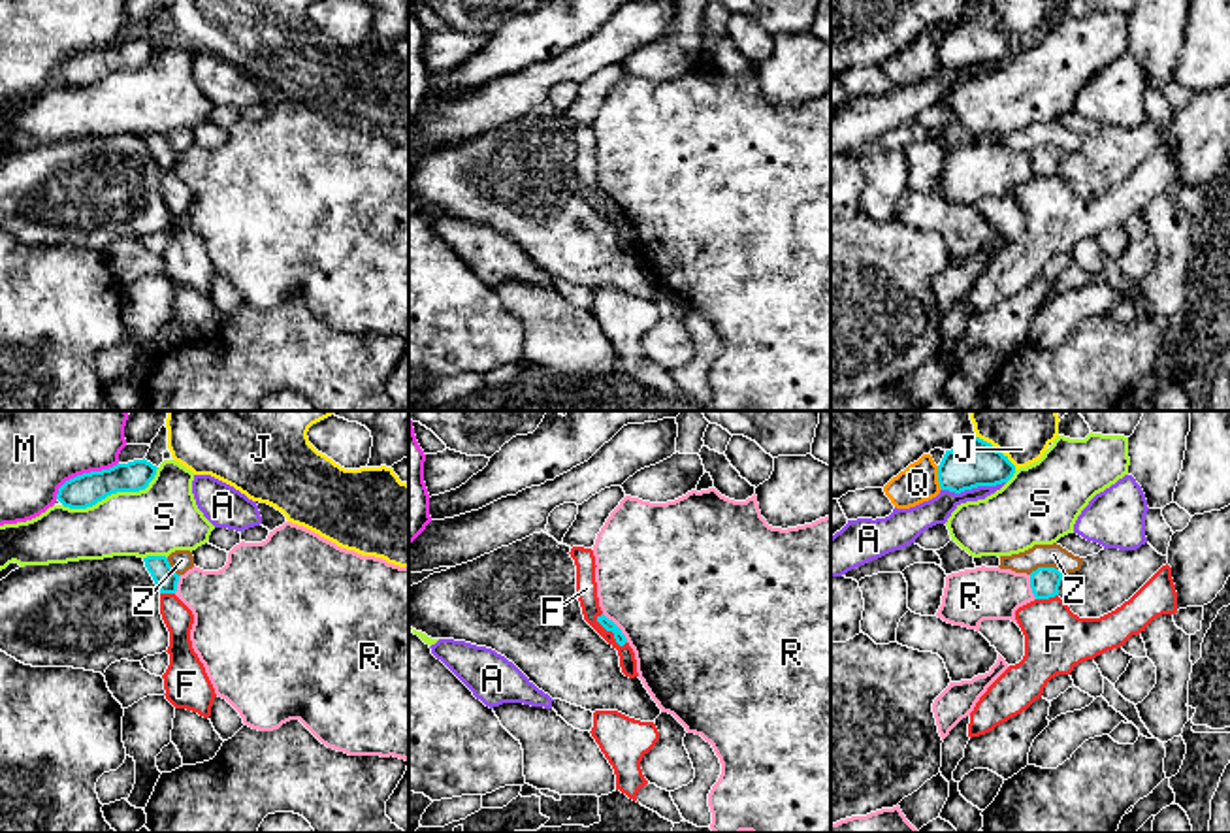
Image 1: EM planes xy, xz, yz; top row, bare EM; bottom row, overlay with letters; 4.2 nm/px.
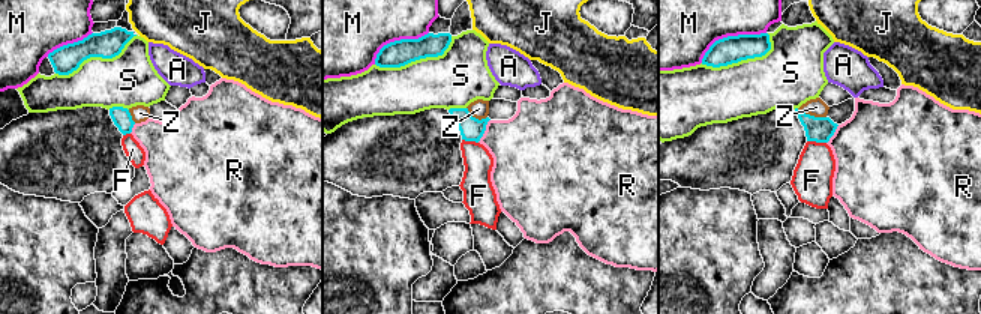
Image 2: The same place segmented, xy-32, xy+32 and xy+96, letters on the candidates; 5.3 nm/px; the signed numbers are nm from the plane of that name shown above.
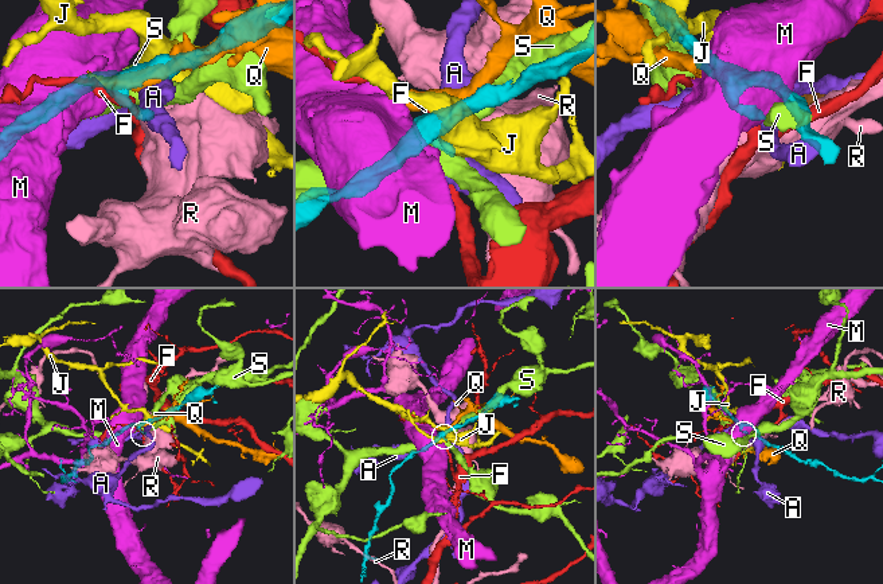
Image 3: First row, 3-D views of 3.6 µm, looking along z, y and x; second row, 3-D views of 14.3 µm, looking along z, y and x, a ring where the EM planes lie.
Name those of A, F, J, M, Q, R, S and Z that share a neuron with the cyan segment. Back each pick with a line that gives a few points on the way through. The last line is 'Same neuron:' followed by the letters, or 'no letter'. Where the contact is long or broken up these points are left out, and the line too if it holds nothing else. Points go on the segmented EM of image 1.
Same neuron: no letter

